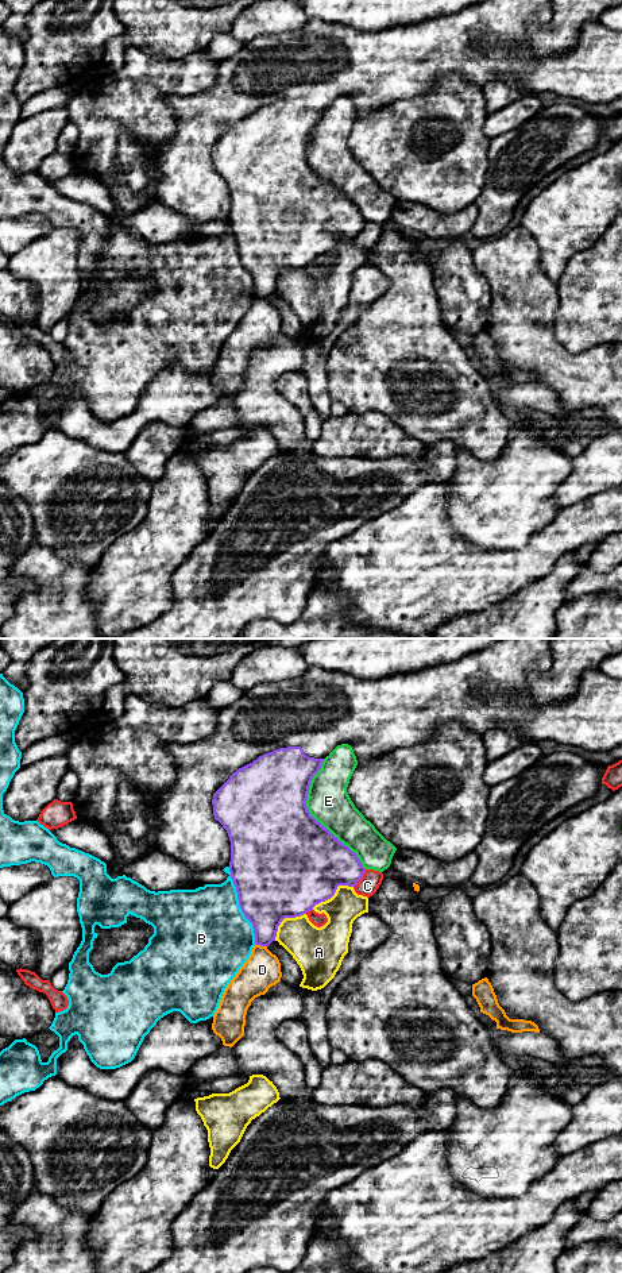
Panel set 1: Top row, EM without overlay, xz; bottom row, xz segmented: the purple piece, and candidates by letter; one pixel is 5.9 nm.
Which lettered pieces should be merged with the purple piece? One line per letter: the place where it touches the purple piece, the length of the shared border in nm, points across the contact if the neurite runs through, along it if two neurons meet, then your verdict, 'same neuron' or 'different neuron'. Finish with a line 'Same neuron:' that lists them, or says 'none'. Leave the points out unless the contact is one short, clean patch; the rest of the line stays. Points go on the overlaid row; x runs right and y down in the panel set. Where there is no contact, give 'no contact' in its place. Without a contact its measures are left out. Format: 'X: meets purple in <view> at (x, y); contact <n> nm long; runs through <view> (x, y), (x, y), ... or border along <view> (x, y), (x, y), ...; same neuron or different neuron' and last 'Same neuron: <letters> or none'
A: meets purple in xz at (333, 894); contact 280 nm long; different neuron
B: meets purple in xz at (239, 905); contact 500 nm long; different neuron
C: meets purple in xz at (360, 878); contact 130 nm long; different neuron
D: meets purple in xz at (261, 945); contact 70 nm long; border along xz (255, 944), (266, 946); different neuron
E: meets purple in xz at (313, 817); contact 700 nm long; different neuron
Same neuron: none

